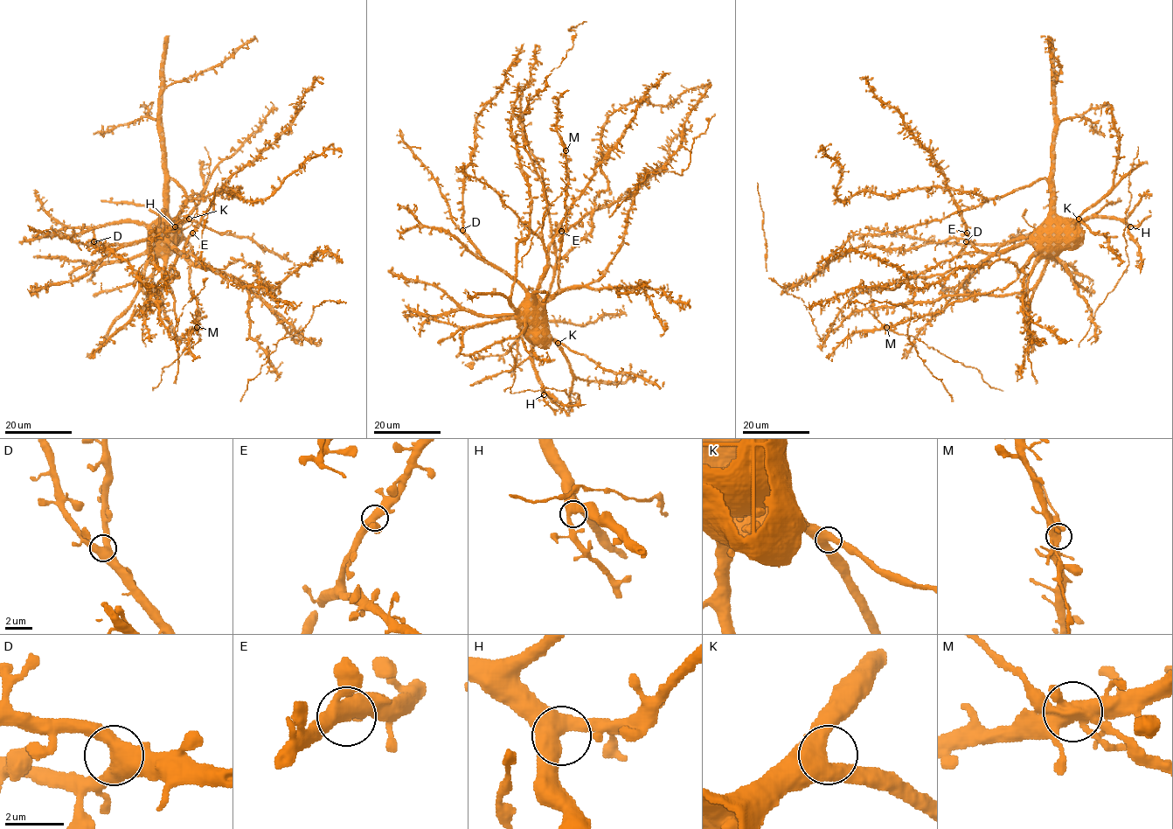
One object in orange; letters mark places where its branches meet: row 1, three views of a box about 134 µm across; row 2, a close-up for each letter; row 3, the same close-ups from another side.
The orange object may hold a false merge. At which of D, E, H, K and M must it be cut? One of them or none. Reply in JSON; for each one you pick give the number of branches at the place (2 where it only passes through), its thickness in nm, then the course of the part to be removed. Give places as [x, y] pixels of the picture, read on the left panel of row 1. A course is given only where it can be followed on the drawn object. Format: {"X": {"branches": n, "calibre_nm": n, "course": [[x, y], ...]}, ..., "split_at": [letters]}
{"split_at": []}

